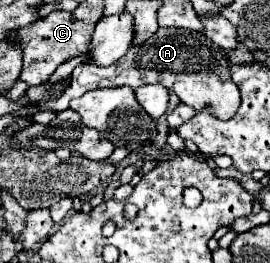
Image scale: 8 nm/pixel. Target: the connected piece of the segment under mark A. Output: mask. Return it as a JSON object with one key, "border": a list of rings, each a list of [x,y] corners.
{"border":[[[157,29],[157,33],[145,45],[141,47],[133,45],[127,51],[127,55],[119,59],[115,65],[99,67],[99,65],[87,63],[77,67],[71,73],[71,85],[67,87],[63,97],[59,97],[57,101],[41,103],[39,109],[55,111],[55,113],[65,111],[73,97],[81,97],[83,91],[89,91],[89,89],[107,89],[107,87],[119,87],[119,85],[137,89],[145,83],[161,83],[169,91],[173,91],[181,99],[181,103],[187,103],[195,111],[207,109],[217,119],[231,119],[239,109],[241,95],[235,83],[231,81],[229,69],[231,69],[231,63],[225,51],[219,51],[219,47],[215,47],[215,43],[211,43],[205,35],[197,37],[191,31],[171,33],[169,29]]]}

